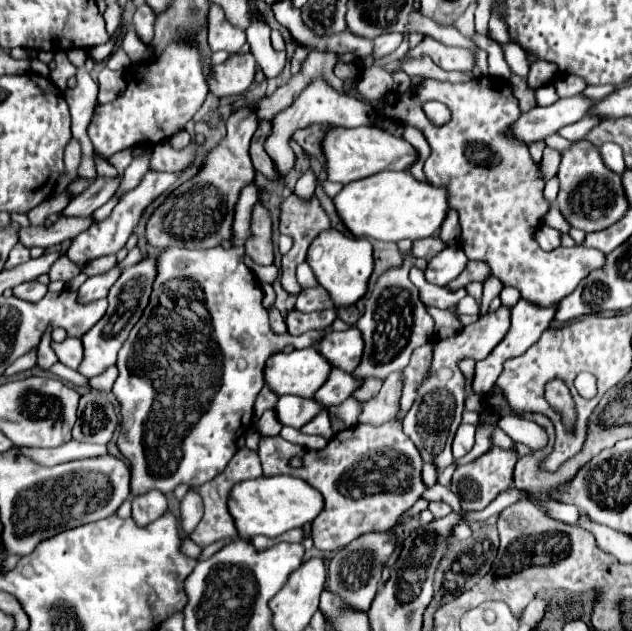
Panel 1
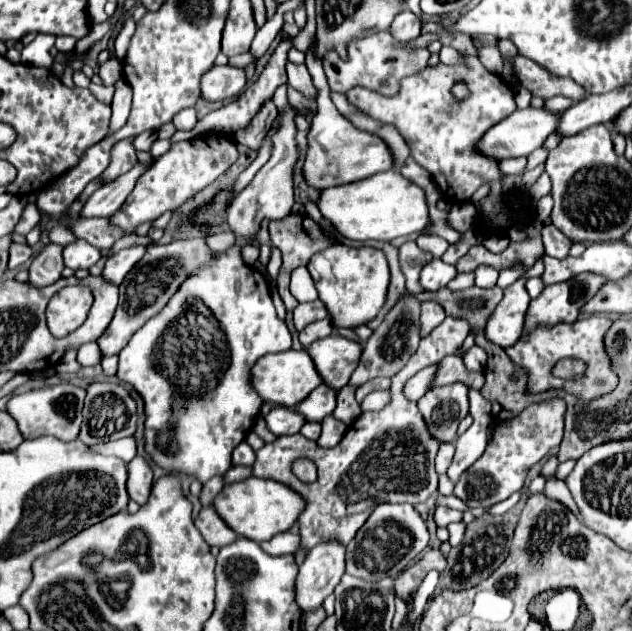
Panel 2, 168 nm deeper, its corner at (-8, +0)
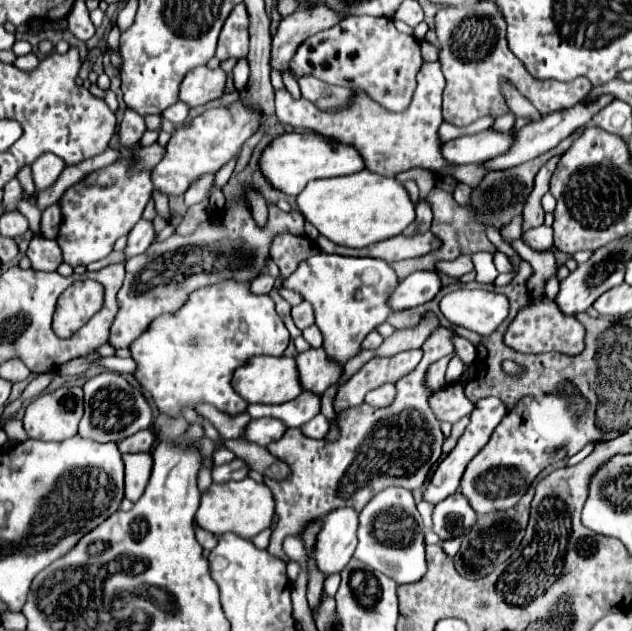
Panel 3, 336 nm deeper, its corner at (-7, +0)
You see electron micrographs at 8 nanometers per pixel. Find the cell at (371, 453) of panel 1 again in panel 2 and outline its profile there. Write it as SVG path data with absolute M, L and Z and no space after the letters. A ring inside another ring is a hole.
M446 318L426 338L422 338L418 350L410 356L410 362L402 370L398 370L398 374L394 374L390 402L378 412L362 412L348 426L338 446L320 448L316 442L304 438L302 434L294 434L280 436L274 442L264 444L256 452L252 474L290 486L294 492L302 494L306 502L298 518L300 550L310 550L330 538L348 544L356 536L360 526L368 520L376 502L420 504L426 502L432 492L436 492L438 474L434 470L434 458L438 452L438 442L430 438L416 402L404 396L404 386L408 378L422 368L440 362L446 354L454 354L462 346L468 332L470 326L466 320ZM298 458L308 458L316 464L316 482L304 484L292 474L292 462Z

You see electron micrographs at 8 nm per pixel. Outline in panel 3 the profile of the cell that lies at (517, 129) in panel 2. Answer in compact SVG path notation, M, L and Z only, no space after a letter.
M487 128L473 136L461 136L443 144L443 158L451 164L483 164L511 150L515 132Z

